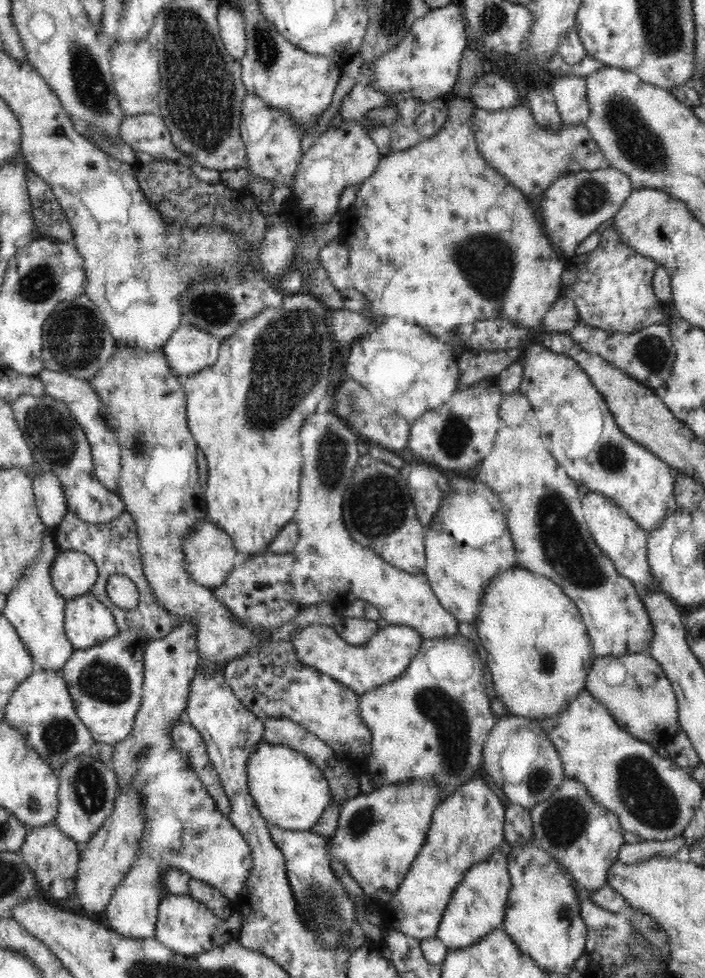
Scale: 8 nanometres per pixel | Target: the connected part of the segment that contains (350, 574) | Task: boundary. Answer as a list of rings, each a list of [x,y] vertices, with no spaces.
[[[317,411],[306,418],[302,428],[301,452],[303,454],[302,480],[300,480],[300,506],[294,521],[298,524],[300,536],[296,543],[296,564],[289,578],[288,600],[293,601],[299,608],[307,609],[316,604],[329,604],[336,611],[346,608],[352,601],[362,599],[373,604],[379,610],[379,616],[390,625],[408,626],[422,639],[436,639],[440,637],[459,636],[459,620],[450,614],[441,604],[427,576],[410,574],[404,570],[392,567],[370,548],[356,542],[345,526],[343,520],[343,500],[346,486],[354,474],[354,466],[360,458],[356,433],[353,432],[337,414],[332,411],[318,413]]]

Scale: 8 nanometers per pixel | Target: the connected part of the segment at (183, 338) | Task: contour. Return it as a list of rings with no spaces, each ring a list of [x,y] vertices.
[[[183,321],[162,349],[172,373],[185,379],[217,361],[220,343],[212,334]]]

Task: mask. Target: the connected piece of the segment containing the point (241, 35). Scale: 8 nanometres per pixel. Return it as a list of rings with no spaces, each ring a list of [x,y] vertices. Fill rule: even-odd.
[[[220,6],[218,12],[218,27],[220,27],[220,37],[224,41],[224,49],[228,51],[228,55],[233,60],[240,61],[246,55],[246,48],[248,48],[244,16],[236,8]]]

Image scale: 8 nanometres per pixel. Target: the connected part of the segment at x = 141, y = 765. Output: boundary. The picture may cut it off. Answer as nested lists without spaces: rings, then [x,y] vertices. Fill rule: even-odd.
[[[184,622],[164,640],[153,640],[145,646],[143,699],[130,736],[114,745],[112,770],[116,773],[118,788],[134,787],[142,795],[142,805],[146,811],[136,862],[128,870],[128,874],[124,876],[105,908],[107,926],[126,938],[155,938],[156,915],[162,898],[160,888],[164,885],[163,877],[168,869],[188,872],[192,879],[204,881],[221,890],[225,894],[225,900],[234,906],[252,868],[252,851],[249,844],[229,818],[219,811],[213,798],[195,775],[194,769],[190,767],[187,756],[180,752],[179,748],[175,748],[171,739],[173,724],[185,715],[189,686],[199,662],[196,637],[197,626],[193,622]]]

